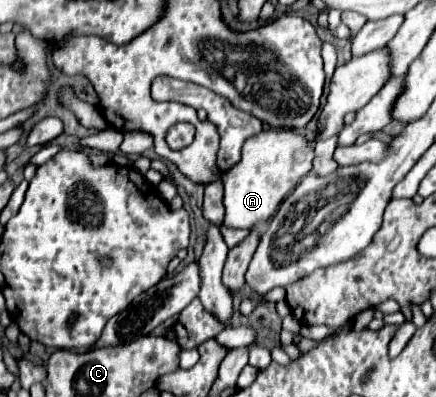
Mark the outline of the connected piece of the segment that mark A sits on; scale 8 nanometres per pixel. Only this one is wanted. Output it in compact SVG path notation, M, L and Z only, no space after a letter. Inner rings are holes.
M267 129L249 137L241 149L241 161L221 175L221 181L225 183L225 221L223 223L235 229L251 229L257 223L269 221L275 215L281 201L295 189L299 179L313 169L313 159L315 159L315 153L309 139L291 129Z

